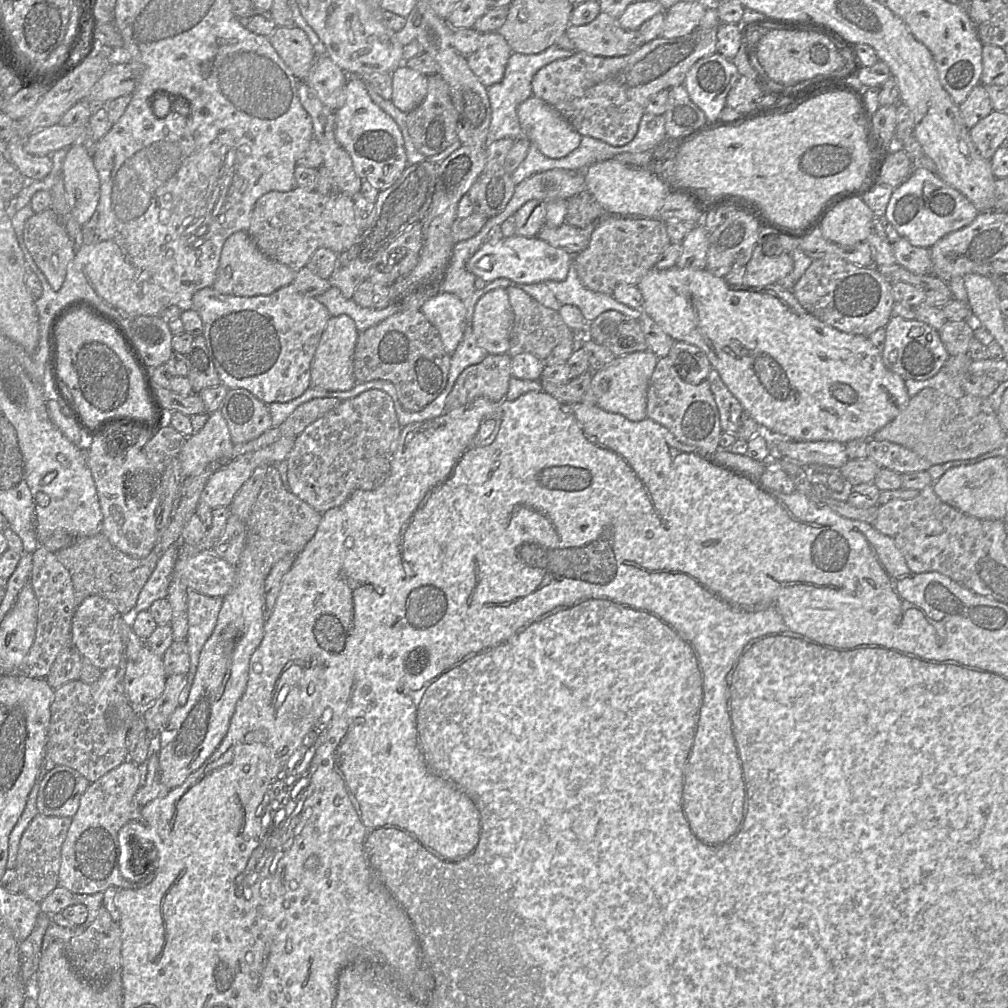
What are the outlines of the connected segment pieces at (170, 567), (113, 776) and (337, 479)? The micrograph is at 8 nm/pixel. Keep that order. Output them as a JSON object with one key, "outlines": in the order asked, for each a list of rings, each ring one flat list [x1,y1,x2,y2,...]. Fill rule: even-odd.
{"outlines":[[[179,543,171,545,162,555,156,567,142,587,133,614,148,610,152,602,166,598,177,560]],[[129,759,90,783,80,799,79,808,62,845,59,886,73,894,95,894,104,892,110,886,139,888,147,884,151,877,144,882,132,883,121,873,118,864,120,829,128,823,142,821,142,807,135,801,141,786,141,769]],[[369,389,356,397,342,400,296,437,294,446,285,459,290,491,322,514,343,505,356,491,373,489,388,477,390,457,401,429,392,398,382,390]]]}

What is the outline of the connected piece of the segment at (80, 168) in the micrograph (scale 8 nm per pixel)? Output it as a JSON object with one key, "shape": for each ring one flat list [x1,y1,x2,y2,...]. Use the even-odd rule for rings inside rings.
{"shape":[[81,142,68,148,62,176,70,214,82,227,99,203,100,180,92,157]]}

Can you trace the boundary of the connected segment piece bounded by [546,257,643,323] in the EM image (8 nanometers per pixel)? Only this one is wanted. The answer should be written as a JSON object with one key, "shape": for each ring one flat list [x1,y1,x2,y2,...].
{"shape":[[574,257,566,279,547,281,546,285,562,305,579,308,587,323,593,322,600,314,609,310,618,311,635,320,639,320,643,315,643,312,619,303,612,295,594,292,584,287,576,271]]}

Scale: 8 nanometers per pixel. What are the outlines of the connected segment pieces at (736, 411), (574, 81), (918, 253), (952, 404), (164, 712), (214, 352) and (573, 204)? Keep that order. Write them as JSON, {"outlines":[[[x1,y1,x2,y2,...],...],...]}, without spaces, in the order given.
{"outlines":[[[711,369,707,380,718,407,722,431,735,434,743,412,741,403,724,384,716,369]],[[707,4,699,24,685,36,672,39,658,37,621,57,599,57,575,52,572,57,556,60,534,75,531,83,533,96,561,113,582,136,590,136,612,146,624,146,635,137,650,99,660,91,684,84,687,72,699,59,717,52,717,31,720,25,717,4]],[[900,237,892,244,896,263,908,271,919,274,933,274,930,248,913,246,906,238]],[[925,388,911,397,904,409,870,439,902,445,935,465,979,457,1001,447,1006,434,986,398,968,394,953,398]],[[186,675,168,676,161,696,142,710,142,717,153,735,160,735,167,726,171,715,180,706,179,696,186,683]],[[291,283,270,295,231,296,212,287,198,290,192,297,193,308,201,317,203,337,220,378,228,389,243,388,269,405,289,402,311,386,310,365,329,320,328,309,315,297,299,293]],[[585,190,567,199,565,223,583,229,595,224,604,213,602,205,588,190]]]}

